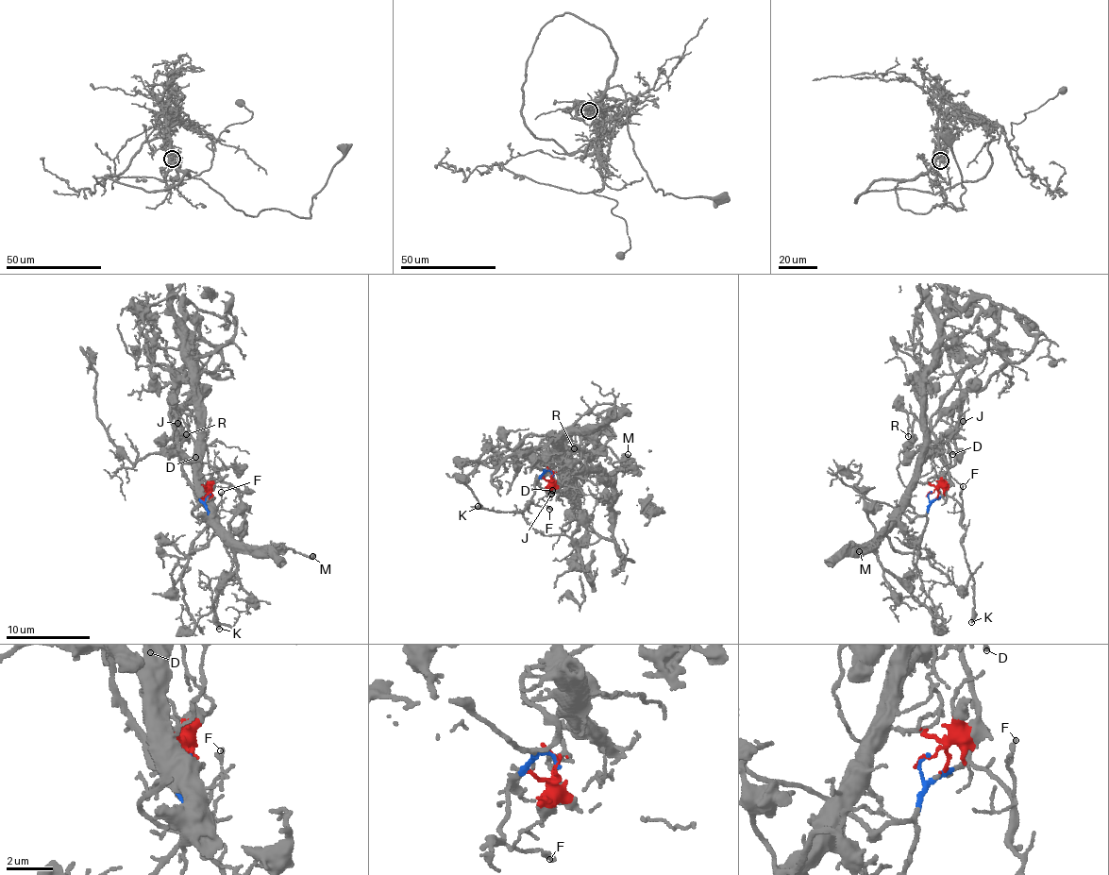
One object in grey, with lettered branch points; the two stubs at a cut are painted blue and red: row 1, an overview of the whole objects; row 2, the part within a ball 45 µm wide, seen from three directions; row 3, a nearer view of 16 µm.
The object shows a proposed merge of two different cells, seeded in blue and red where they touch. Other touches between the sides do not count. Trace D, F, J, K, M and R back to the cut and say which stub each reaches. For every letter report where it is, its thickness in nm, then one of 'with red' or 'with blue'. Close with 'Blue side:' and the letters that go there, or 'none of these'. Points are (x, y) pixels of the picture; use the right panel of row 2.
D: at (952, 454); 140 nm thick; with red
F: at (963, 486); 100 nm thick; with blue
J: at (963, 421); 140 nm thick; with red
K: at (971, 622); 300 nm thick; with blue
M: at (859, 551); 400 nm thick; with red
R: at (908, 436); 130 nm thick; with red
Blue side: F, K

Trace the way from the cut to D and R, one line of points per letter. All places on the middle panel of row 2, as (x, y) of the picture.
D: (552, 474), (552, 480), (557, 460), (570, 462), (565, 476), (567, 490), (551, 490)
R: (552, 474), (552, 480), (557, 460), (581, 468), (586, 460), (579, 449), (574, 448)

